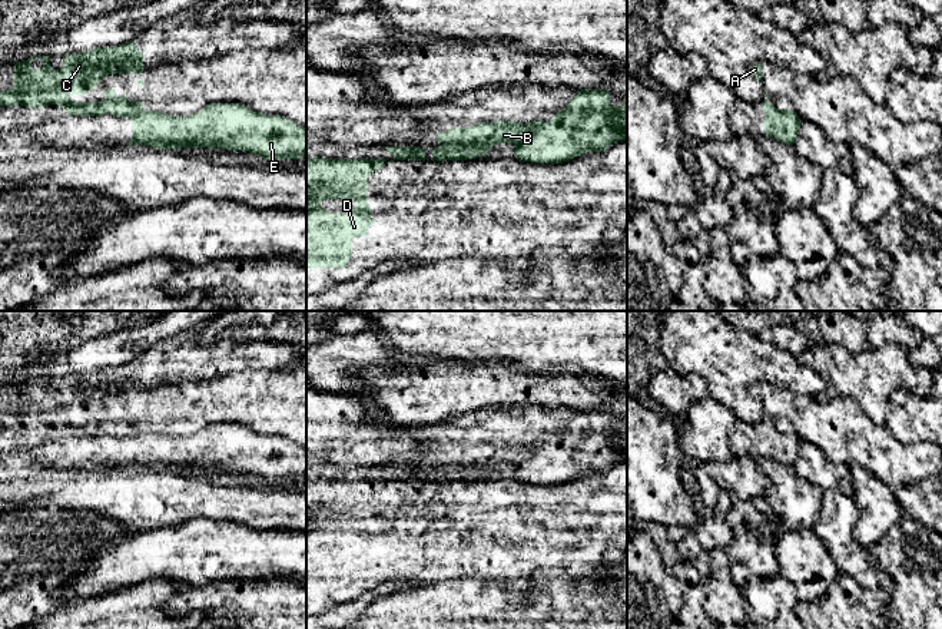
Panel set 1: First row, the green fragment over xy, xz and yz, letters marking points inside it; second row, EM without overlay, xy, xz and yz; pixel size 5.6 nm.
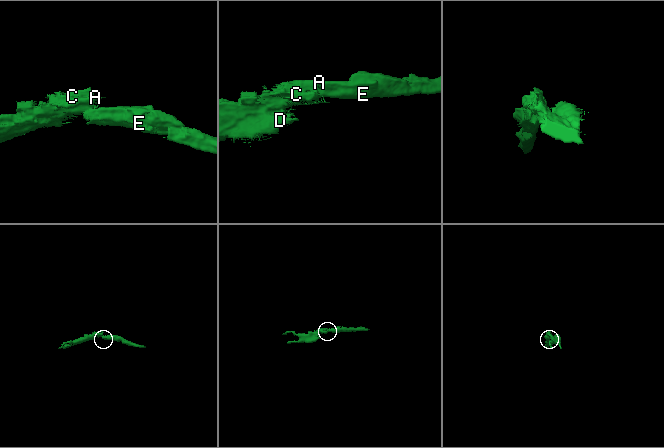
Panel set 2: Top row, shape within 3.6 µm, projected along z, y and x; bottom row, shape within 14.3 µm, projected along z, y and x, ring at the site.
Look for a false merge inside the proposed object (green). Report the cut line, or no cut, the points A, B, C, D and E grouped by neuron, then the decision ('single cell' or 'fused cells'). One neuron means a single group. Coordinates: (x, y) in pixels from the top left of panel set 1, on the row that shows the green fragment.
cut in xz along (441, 142), (458, 142), (463, 146), (461, 155), (465, 159); A C D / B E; fused cells

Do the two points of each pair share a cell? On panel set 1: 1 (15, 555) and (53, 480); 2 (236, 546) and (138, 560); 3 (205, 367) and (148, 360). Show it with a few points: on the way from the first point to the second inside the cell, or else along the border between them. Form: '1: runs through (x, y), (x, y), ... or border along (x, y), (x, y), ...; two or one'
1: border along (15, 506), (47, 506), (72, 510); two
2: runs through (212, 549), (162, 553); one
3: runs through (191, 364), (162, 364); one

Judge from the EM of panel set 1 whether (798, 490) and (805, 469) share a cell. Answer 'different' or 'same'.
different

